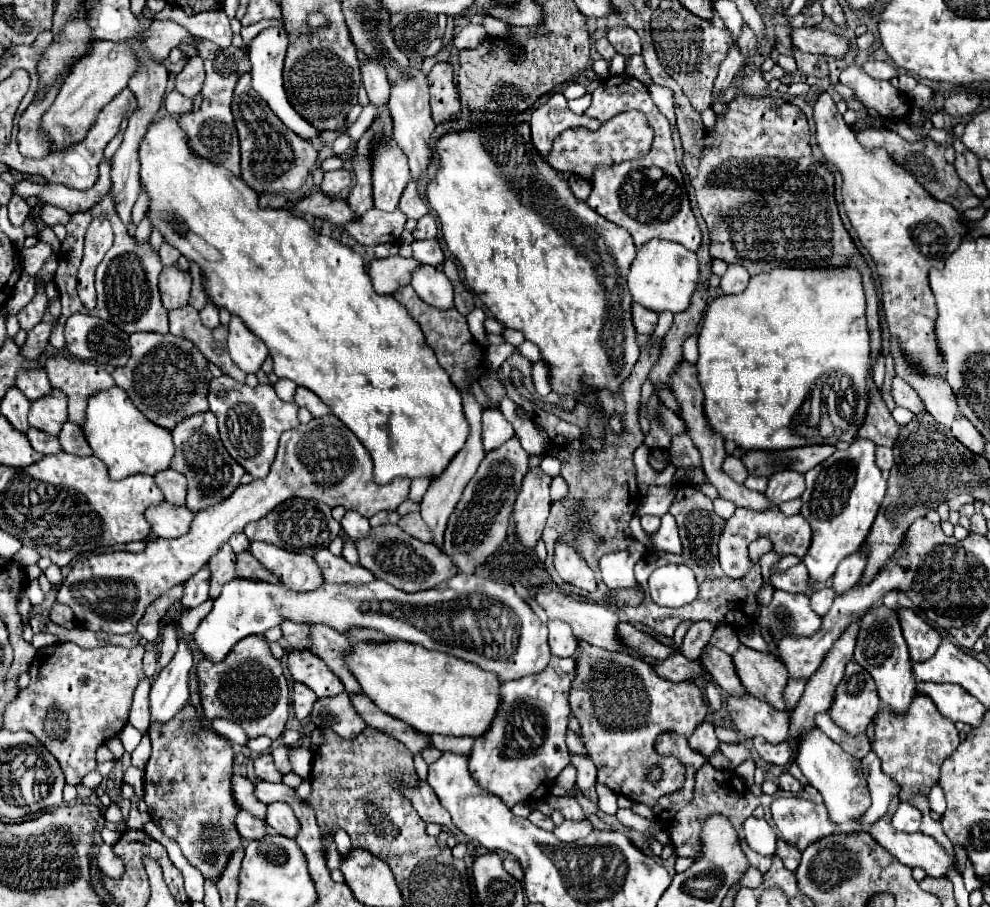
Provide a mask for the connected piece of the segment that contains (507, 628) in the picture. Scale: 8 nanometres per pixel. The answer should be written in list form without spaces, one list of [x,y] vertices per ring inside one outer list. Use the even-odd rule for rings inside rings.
[[[461,572],[441,586],[415,594],[397,590],[383,580],[375,580],[367,586],[323,584],[313,592],[295,592],[279,584],[235,578],[223,586],[221,596],[213,602],[213,610],[193,632],[193,642],[205,660],[221,662],[239,640],[263,634],[265,630],[279,626],[281,620],[325,624],[337,632],[343,630],[343,634],[351,626],[381,630],[387,636],[477,664],[483,670],[495,672],[503,682],[537,674],[551,658],[547,626],[511,584]],[[489,602],[501,602],[501,608],[495,608],[495,604],[489,608]]]

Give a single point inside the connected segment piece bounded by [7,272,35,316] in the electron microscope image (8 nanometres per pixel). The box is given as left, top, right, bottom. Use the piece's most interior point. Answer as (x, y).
(23, 294)

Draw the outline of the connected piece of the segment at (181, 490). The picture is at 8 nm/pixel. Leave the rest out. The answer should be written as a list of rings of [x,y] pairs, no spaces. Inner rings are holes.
[[[163,470],[155,476],[157,486],[161,488],[163,496],[167,502],[175,504],[175,506],[185,506],[185,496],[187,496],[187,482],[185,478],[175,472],[175,470]]]

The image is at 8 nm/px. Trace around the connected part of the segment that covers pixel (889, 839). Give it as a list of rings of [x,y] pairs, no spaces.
[[[895,798],[893,804],[891,804],[891,808],[889,808],[889,812],[887,812],[879,822],[875,822],[875,824],[871,826],[869,834],[871,834],[885,850],[889,850],[901,864],[905,864],[905,866],[909,866],[909,868],[923,868],[925,874],[931,876],[931,878],[947,878],[947,874],[949,874],[951,868],[955,868],[955,872],[959,872],[959,870],[957,870],[957,858],[951,856],[951,854],[947,854],[947,850],[945,850],[939,842],[935,842],[931,836],[925,836],[925,834],[921,834],[921,832],[915,832],[915,834],[897,832],[897,830],[893,830],[893,826],[889,826],[889,824],[891,824],[889,818],[891,818],[891,814],[897,810],[897,806],[899,806],[899,800]]]

